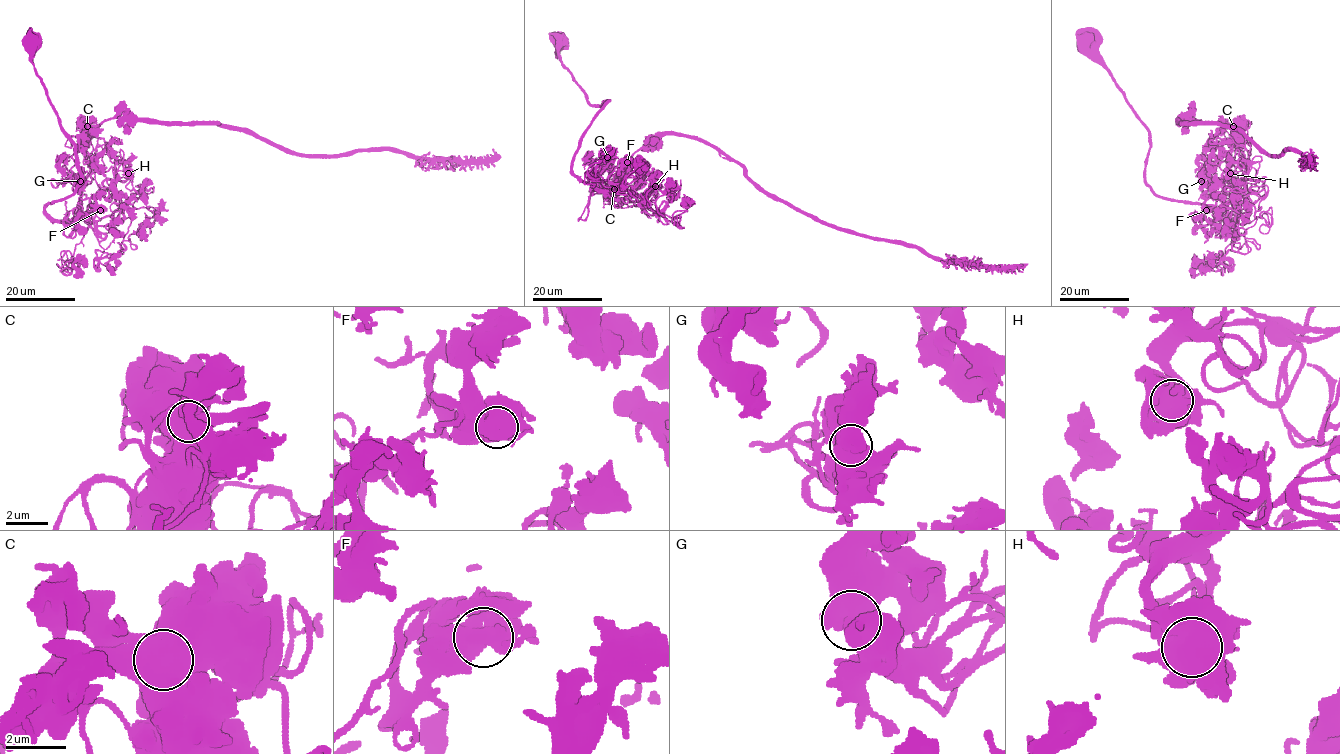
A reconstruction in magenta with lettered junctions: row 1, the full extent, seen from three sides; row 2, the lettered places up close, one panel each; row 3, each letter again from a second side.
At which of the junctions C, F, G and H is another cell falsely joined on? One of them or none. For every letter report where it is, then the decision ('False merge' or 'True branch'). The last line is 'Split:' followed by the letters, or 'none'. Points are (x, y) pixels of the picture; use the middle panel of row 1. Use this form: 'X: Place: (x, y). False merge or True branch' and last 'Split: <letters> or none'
C: Place: (614, 189). False merge
F: Place: (627, 162). True branch
G: Place: (607, 157). True branch
H: Place: (655, 186). True branch
Split: C

